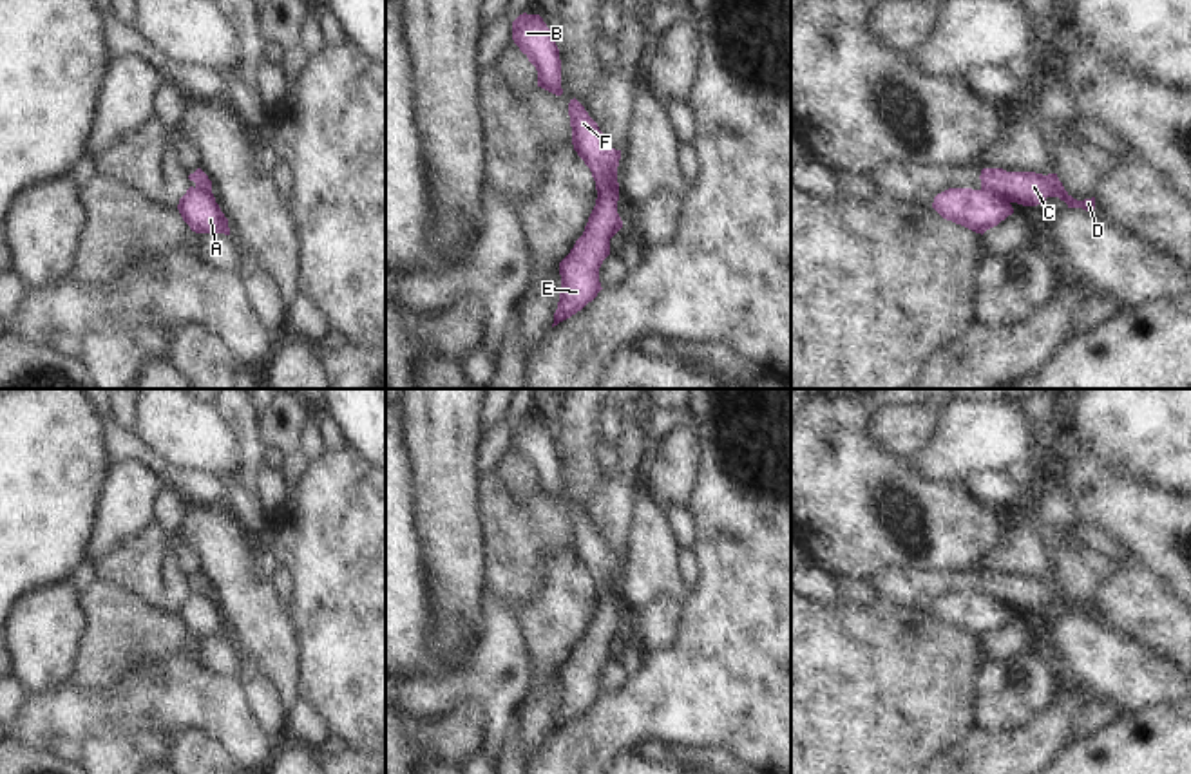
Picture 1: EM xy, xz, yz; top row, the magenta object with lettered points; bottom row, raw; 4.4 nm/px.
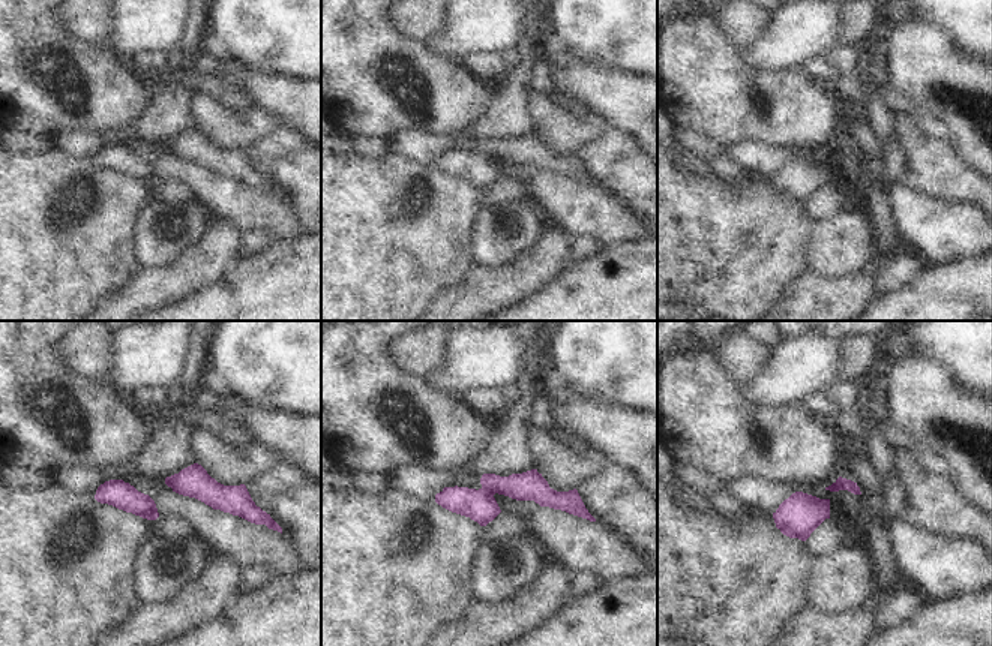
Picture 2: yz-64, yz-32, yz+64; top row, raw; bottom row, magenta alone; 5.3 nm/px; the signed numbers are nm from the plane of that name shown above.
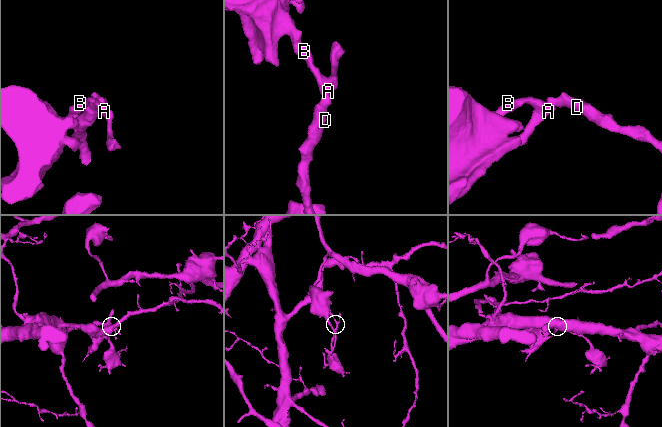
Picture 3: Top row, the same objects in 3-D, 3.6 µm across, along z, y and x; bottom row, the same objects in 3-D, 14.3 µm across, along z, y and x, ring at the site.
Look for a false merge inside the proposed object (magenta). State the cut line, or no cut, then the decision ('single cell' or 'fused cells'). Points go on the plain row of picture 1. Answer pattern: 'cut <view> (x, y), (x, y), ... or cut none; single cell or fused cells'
cut yz (981, 594), (1010, 606); fused cells

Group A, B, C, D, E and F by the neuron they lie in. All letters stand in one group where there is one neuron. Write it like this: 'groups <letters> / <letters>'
groups A B F / C D E

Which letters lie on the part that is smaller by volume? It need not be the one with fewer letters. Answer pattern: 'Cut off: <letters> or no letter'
Cut off: C, D, E.

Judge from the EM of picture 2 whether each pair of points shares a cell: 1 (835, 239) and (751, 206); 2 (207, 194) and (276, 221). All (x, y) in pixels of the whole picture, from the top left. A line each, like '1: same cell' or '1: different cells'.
1: different cells
2: same cell

